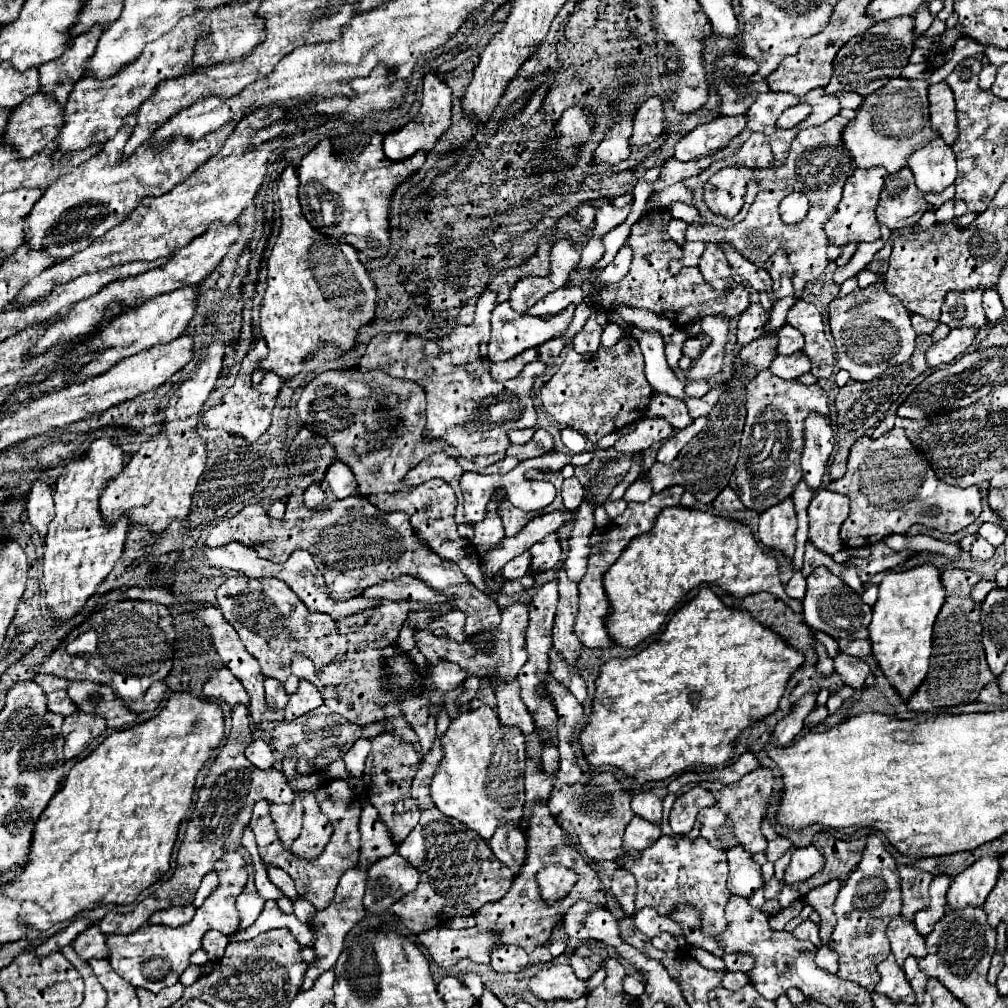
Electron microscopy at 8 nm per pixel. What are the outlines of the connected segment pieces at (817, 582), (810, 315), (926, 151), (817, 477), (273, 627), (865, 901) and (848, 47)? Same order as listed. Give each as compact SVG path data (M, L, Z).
M825 566L815 568L807 576L807 594L803 598L803 614L805 622L813 630L821 630L837 640L847 638L847 640L857 640L869 638L867 626L871 622L871 606L863 606L863 600L857 592L853 592L841 578L833 576Z
M797 300L787 312L787 324L795 326L805 336L803 354L811 360L811 374L817 378L829 378L835 370L835 352L825 336L819 310L813 304Z
M935 138L909 158L909 168L921 192L943 192L955 182L955 154L943 138Z
M809 414L805 418L805 430L803 430L803 456L801 456L801 468L805 482L817 490L825 472L825 464L833 450L833 428L829 418L823 414Z
M243 574L225 578L217 590L217 604L225 620L237 630L247 652L259 660L263 676L285 682L289 676L291 656L299 650L313 660L315 668L329 664L347 650L347 640L339 636L333 618L329 614L309 612L291 588L277 578L251 580Z
M877 834L867 836L867 846L863 850L861 862L857 864L857 868L851 872L851 876L839 890L833 910L835 910L837 926L831 934L829 944L839 954L837 974L873 992L879 982L877 964L891 954L885 930L889 922L901 914L901 882L897 874L897 862L885 850Z
M891 18L889 22L877 22L867 32L851 38L835 56L833 76L825 90L835 94L837 90L851 90L861 96L871 94L873 90L885 86L891 78L899 76L901 70L909 64L913 52L913 18Z

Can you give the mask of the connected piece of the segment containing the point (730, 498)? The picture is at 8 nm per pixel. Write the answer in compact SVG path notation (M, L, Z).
M727 486L725 490L721 490L721 494L713 500L713 504L711 504L713 508L717 508L719 512L733 512L733 510L743 510L745 506L741 504L741 500L737 498L737 494Z

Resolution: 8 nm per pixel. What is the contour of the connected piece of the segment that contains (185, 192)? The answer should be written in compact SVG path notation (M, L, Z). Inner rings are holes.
M259 108L245 118L241 118L235 130L229 134L220 152L201 164L187 180L179 182L171 192L143 198L141 204L131 212L127 220L119 226L107 230L101 238L93 240L85 250L67 258L65 274L39 274L21 290L21 294L11 302L13 308L17 306L31 306L33 302L49 296L53 286L65 284L81 274L91 274L99 270L107 270L119 264L129 264L135 260L157 260L169 256L171 250L189 244L195 236L203 234L209 224L213 222L235 222L235 218L253 202L253 196L263 184L265 178L265 164L273 150L278 148L284 138L280 135L264 142L258 149L249 150L249 144L255 132L275 120L281 120L281 108ZM227 160L227 162L225 162Z

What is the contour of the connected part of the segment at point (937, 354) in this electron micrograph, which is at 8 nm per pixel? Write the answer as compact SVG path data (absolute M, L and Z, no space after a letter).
M961 328L951 330L943 340L933 342L933 346L929 346L929 350L925 354L927 364L931 368L937 368L937 366L953 362L957 356L961 356L963 352L969 350L975 336L977 336L977 330L973 330L973 328L969 328L969 330L961 330Z

